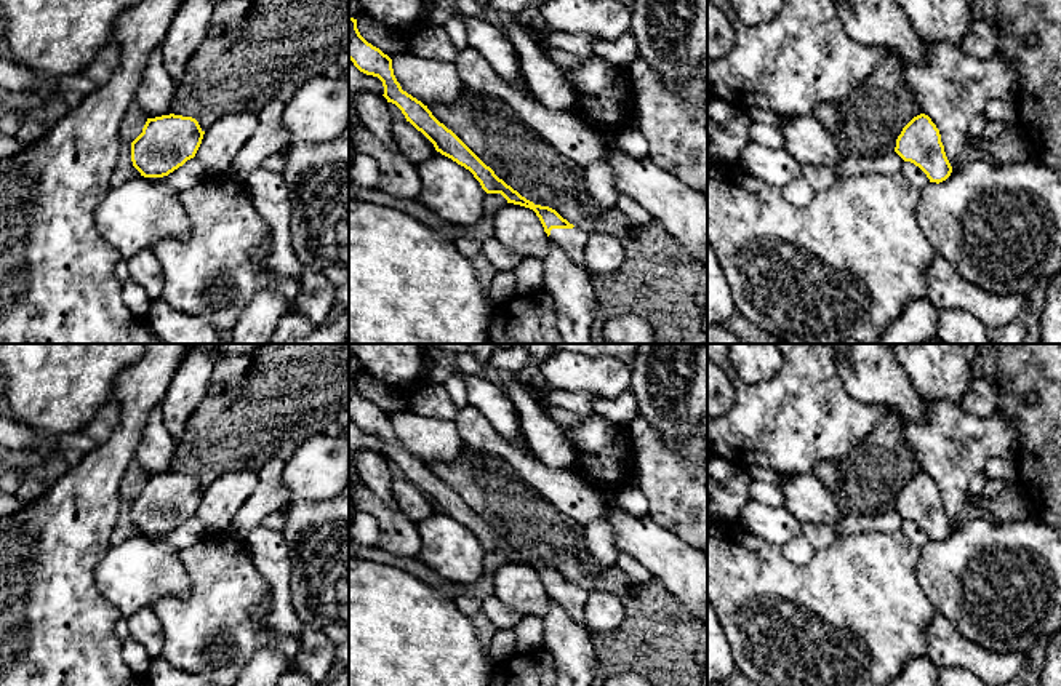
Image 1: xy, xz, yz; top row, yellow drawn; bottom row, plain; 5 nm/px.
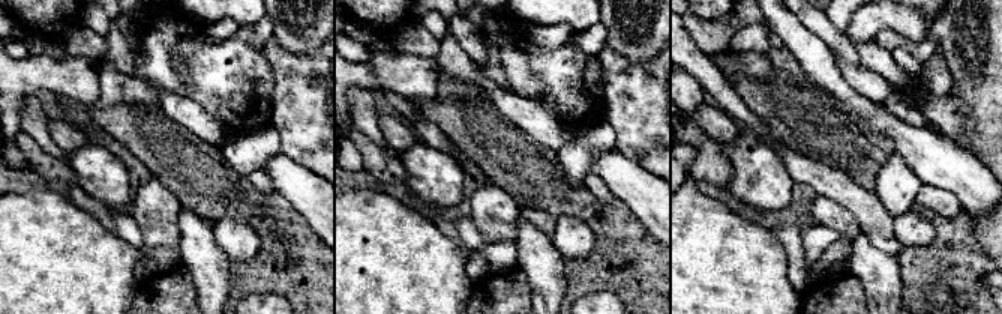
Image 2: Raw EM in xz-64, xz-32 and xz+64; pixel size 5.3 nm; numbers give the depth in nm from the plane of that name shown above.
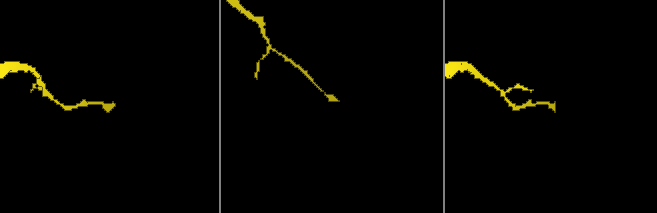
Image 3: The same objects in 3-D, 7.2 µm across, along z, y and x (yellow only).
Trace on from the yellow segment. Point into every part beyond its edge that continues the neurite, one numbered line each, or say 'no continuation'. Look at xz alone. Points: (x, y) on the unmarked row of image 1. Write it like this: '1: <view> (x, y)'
1: xz (573, 598)

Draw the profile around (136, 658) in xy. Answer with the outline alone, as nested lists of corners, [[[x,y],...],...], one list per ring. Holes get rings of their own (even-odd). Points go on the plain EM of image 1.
[[[128,638],[122,643],[122,657],[136,675],[146,676],[146,673],[149,672],[152,657],[146,651],[146,648],[142,648],[134,640]]]

